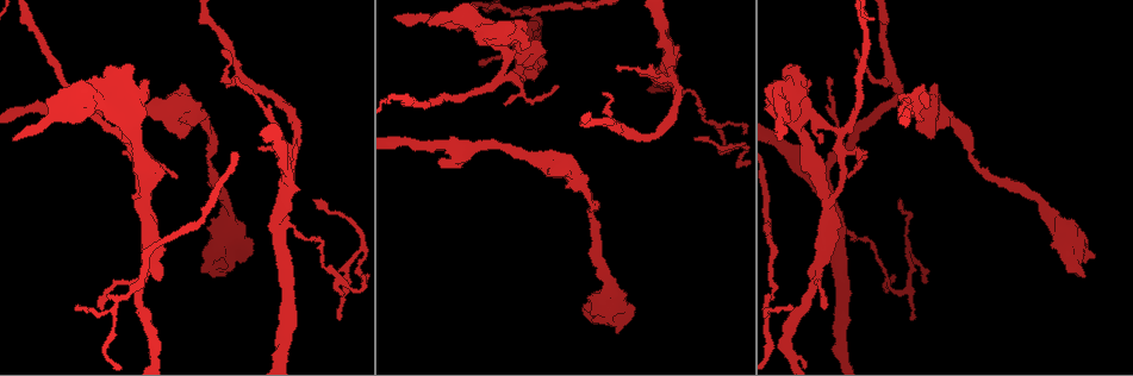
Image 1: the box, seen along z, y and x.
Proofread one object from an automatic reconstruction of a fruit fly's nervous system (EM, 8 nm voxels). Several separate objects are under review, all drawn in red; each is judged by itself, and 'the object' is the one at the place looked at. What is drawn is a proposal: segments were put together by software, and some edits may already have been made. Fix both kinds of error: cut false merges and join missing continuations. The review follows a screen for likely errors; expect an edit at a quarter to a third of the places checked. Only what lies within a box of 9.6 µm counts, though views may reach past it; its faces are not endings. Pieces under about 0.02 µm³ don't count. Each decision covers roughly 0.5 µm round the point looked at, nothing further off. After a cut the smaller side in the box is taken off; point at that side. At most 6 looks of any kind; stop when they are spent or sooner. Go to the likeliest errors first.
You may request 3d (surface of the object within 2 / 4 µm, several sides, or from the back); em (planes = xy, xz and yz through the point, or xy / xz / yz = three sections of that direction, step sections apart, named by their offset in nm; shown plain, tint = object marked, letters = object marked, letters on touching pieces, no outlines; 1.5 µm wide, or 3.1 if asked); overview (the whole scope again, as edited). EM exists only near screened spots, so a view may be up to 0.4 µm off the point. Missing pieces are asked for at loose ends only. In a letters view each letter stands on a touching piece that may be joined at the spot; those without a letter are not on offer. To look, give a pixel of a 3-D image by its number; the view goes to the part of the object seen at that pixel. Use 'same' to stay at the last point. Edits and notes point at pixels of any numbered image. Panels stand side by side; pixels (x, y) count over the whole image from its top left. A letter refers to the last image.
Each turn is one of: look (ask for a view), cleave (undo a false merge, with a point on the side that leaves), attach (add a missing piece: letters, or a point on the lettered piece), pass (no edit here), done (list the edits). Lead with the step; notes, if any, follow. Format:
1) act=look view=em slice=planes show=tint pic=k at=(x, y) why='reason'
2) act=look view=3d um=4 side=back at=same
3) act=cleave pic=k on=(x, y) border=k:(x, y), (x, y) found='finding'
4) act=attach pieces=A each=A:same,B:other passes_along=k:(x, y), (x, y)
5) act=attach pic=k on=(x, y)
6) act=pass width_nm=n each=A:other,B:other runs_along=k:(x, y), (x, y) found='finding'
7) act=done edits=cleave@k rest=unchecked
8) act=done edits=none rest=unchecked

act=look view=em slice=planes show=tint pic=1 at=(278, 217) why='three arms meet'

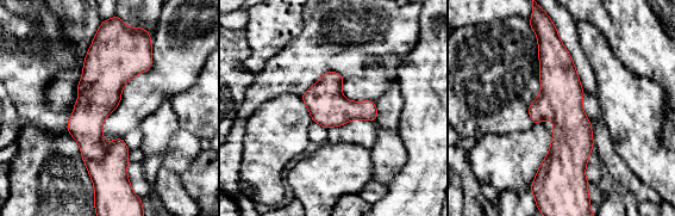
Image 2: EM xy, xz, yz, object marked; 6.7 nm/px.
act=look view=em slice=planes show=letters at=same

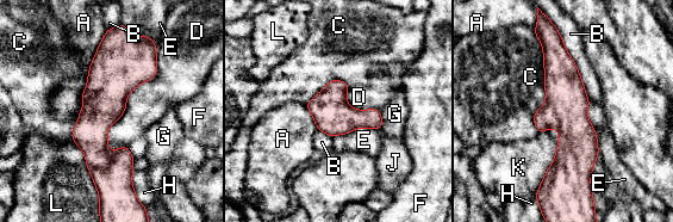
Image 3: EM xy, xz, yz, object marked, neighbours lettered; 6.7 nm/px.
act=pass width_nm=260 each=A:other,B:other,C:other,D:other,E:other,F:other,G:other,H:other,J:other,K:other,L:other runs_along=3:(549, 29), (566, 98), (561, 170) found='continuous, no second cell'

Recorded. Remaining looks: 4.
act=look view=3d um=2 pic=1 at=(394, 17) why='branch stops here'

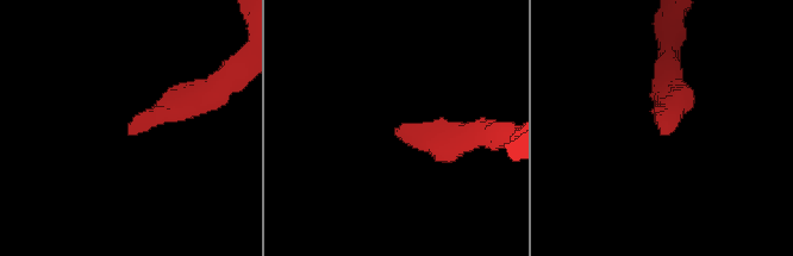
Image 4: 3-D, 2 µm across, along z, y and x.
act=look view=em slice=planes show=plain pic=4 at=(398, 131) why='shape alone is not enough'

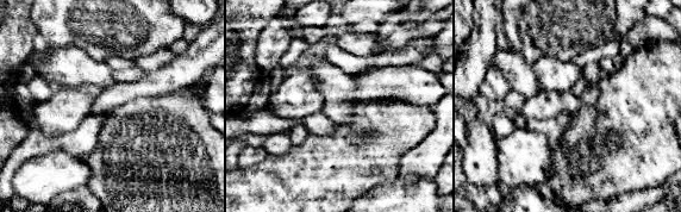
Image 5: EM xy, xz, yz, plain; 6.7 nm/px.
act=look view=em slice=planes show=letters at=same why='see the neighbours'

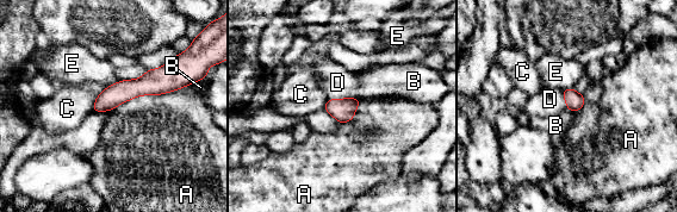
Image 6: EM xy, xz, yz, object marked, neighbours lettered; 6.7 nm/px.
act=attach pieces=D each=A:other,B:other,C:other,D:same,E:other passes_along=6:(343, 110), (337, 99), (337, 82) found='it goes on there'

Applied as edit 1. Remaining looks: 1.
act=done edits=attach@6 rest=unchecked

